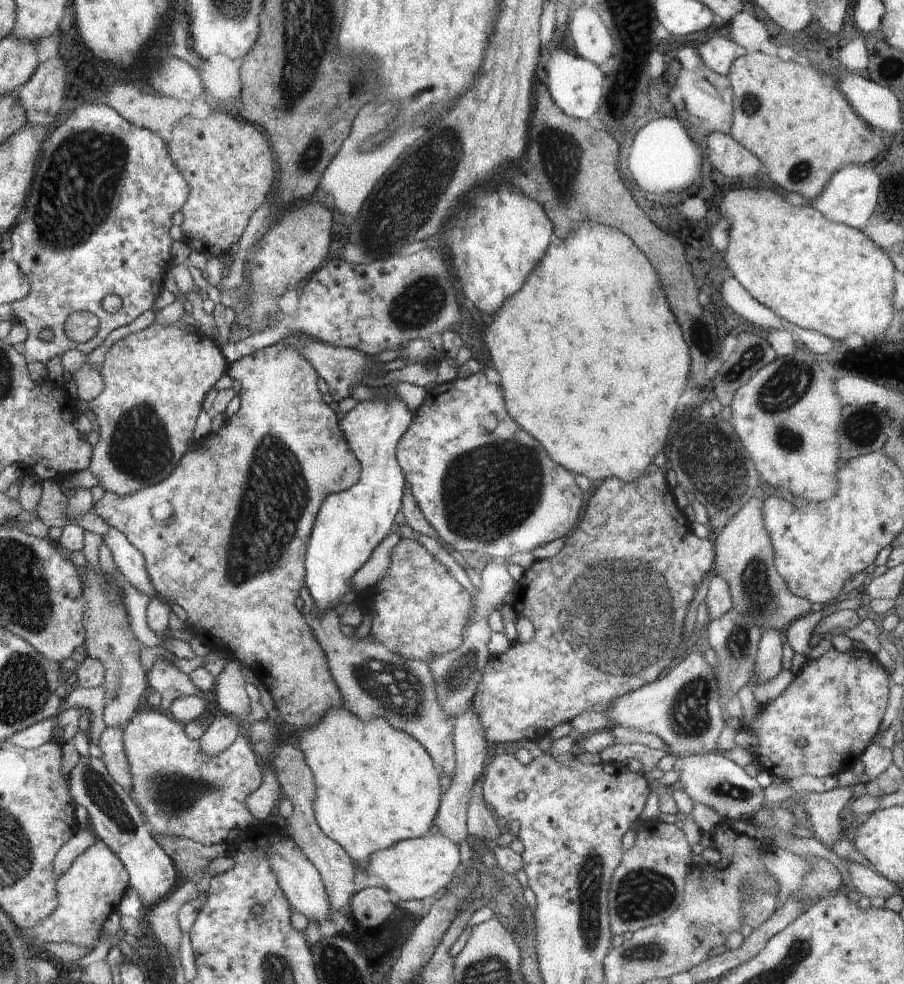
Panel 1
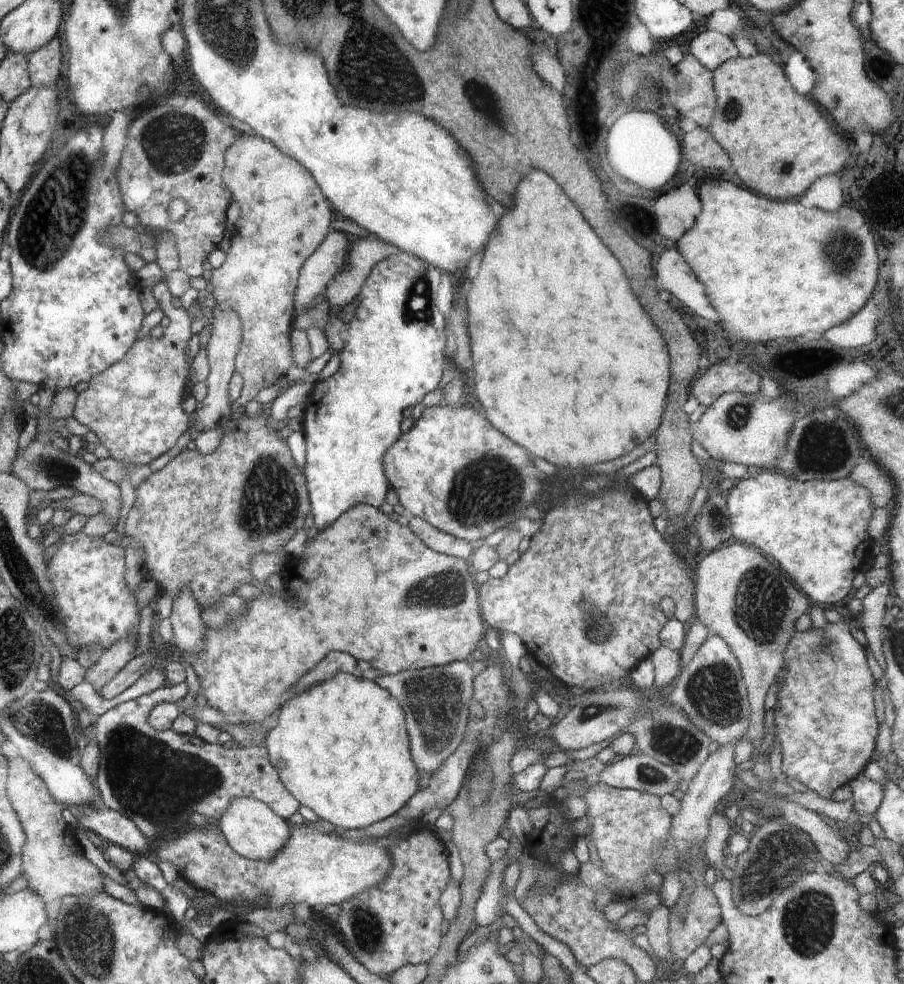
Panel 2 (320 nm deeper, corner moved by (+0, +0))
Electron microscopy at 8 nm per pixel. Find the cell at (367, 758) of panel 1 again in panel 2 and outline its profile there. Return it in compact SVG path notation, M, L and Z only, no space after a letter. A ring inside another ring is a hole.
M337 672L329 679L317 682L314 686L309 686L297 695L291 695L286 698L282 704L282 708L278 712L278 720L276 724L267 732L264 744L267 754L274 768L278 771L279 777L283 781L283 785L299 799L301 806L308 806L313 810L321 824L326 827L338 828L338 830L351 830L366 828L368 825L374 825L382 822L385 818L392 818L404 805L420 792L420 782L424 782L424 774L417 768L416 762L413 760L410 745L410 733L407 730L406 712L400 706L398 699L379 683L373 680L359 676L358 673Z

